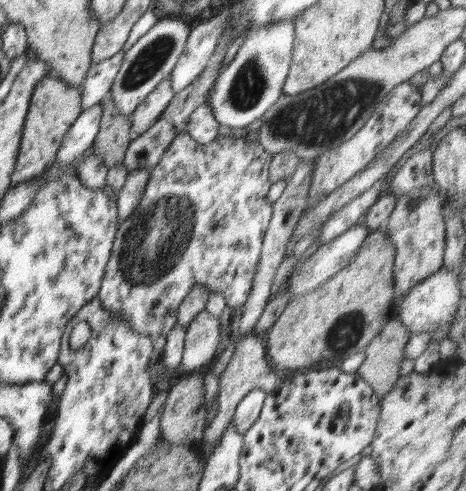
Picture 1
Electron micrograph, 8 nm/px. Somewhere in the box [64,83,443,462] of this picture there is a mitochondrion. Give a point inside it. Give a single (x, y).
(156, 240)

